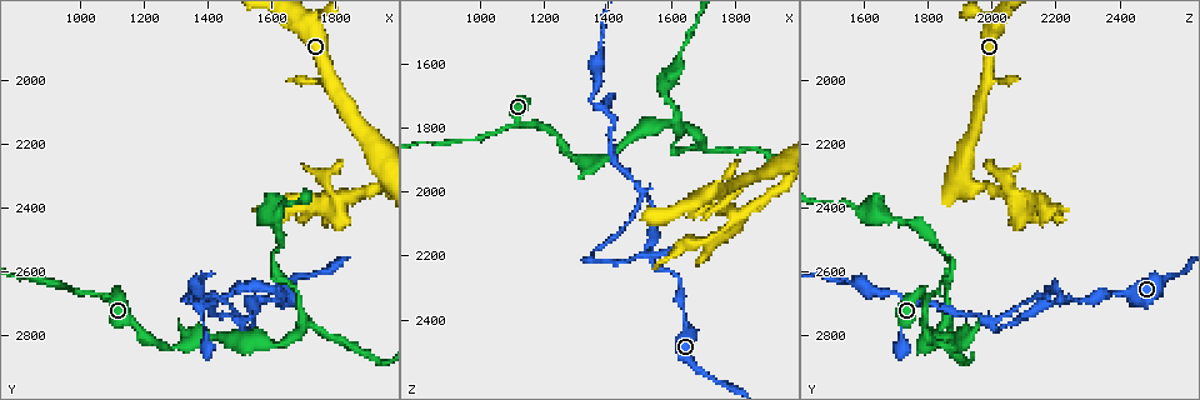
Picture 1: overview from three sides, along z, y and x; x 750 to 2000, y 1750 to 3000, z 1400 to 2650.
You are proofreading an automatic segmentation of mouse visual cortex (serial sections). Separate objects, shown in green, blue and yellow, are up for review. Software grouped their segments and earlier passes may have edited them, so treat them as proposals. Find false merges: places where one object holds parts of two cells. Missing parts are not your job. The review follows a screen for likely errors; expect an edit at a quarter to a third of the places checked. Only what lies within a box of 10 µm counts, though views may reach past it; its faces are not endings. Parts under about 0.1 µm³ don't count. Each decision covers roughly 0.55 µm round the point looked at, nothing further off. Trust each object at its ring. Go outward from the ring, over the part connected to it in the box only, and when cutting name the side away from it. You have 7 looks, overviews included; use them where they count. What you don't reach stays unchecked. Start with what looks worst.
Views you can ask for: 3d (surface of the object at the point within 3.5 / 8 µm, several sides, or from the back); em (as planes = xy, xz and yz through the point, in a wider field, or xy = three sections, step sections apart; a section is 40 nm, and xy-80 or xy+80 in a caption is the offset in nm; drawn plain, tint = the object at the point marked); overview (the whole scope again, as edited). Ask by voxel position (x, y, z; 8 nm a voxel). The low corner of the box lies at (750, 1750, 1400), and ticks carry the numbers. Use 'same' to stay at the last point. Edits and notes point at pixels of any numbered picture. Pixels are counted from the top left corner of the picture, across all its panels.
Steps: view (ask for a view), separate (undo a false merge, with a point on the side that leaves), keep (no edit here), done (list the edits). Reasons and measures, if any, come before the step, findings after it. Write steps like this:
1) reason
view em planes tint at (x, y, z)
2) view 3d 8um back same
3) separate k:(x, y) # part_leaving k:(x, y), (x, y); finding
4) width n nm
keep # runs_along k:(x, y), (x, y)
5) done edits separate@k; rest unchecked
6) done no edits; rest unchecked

abrupt turn
view 3d 3.5um at (1510, 2770, 2010)

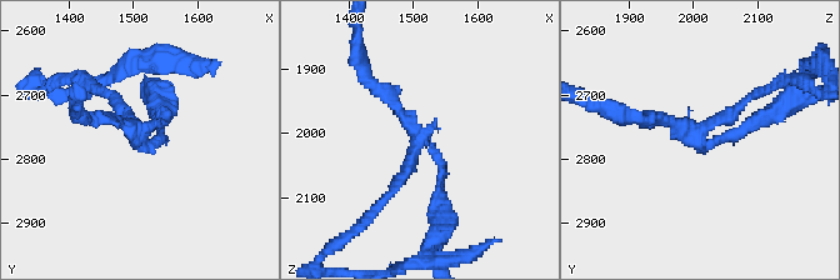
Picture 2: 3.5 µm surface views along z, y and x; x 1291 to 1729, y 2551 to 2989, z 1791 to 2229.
arms 3; arm_widths 150, 150, 150 nm; now the EM
view em xy step 2 tint at (1505, 2765, 2005)

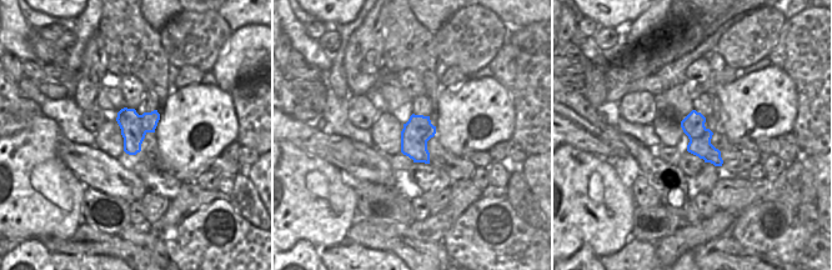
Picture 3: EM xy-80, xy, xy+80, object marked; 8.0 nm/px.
keep # runs_along 2:(438, 201), (441, 160), (369, 80); one cell here

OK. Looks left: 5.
branch point
view 3d 3.5um at (1680, 2760, 1860)

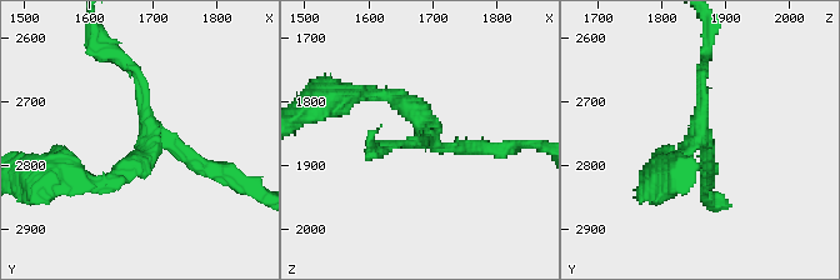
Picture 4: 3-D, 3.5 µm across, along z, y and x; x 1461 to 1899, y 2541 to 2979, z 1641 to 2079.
shape alone is not enough
view em xy step 1 tint at (1685, 2755, 1860)

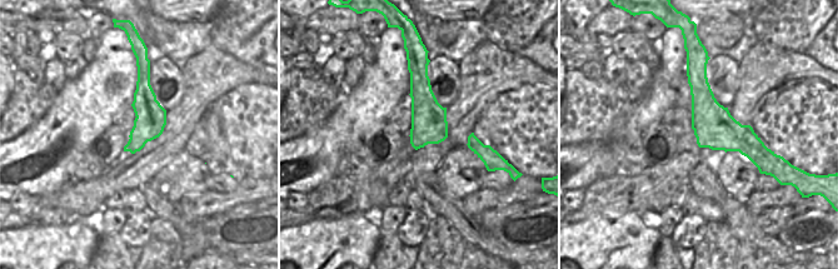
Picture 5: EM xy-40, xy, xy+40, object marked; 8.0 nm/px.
keep # runs_along 4:(653, 186), (698, 136), (704, 64); one cell here

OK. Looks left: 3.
abrupt turn
view 3d 3.5um at (1820, 2380, 2070)

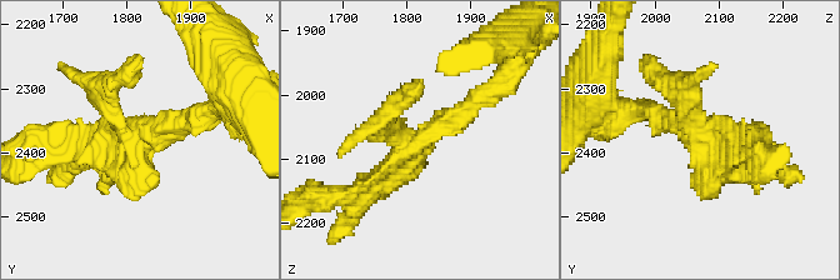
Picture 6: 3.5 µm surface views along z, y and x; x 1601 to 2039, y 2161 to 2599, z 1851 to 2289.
need the tissue
view em xy step 3 tint at (1815, 2385, 2080)

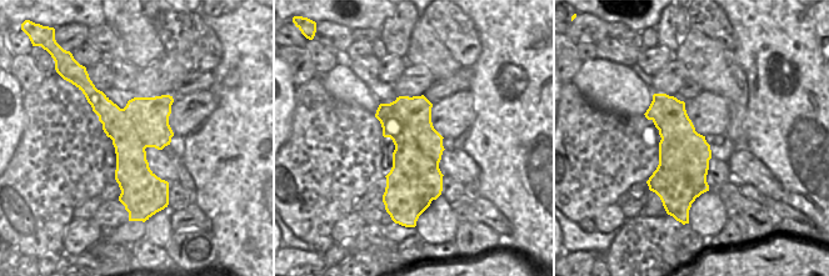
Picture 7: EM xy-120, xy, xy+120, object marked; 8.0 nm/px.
separate 6:(120, 126) # part_leaving 6:(163, 126), (129, 156), (75, 149); a second cell is stuck on

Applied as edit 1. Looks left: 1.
done edits separate@6; rest unchecked

